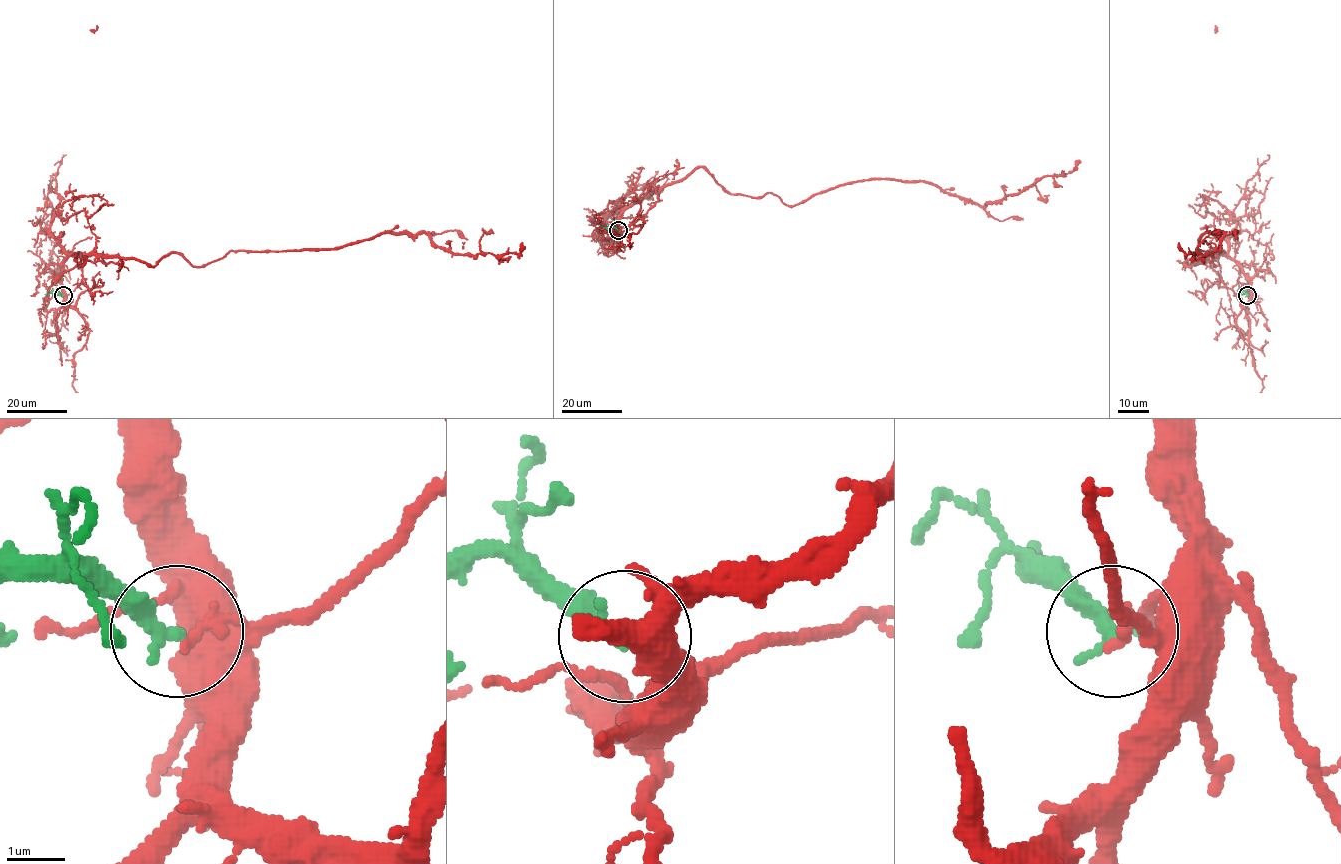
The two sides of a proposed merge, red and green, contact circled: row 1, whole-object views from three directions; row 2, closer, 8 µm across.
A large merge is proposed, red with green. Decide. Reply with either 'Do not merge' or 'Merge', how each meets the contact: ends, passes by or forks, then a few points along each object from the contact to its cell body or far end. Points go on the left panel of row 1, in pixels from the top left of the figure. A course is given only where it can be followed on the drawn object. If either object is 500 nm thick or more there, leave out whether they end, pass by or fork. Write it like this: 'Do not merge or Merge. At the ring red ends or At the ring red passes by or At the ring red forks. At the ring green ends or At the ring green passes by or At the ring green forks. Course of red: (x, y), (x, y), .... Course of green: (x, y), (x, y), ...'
Do not merge. At the ring red ends. At the ring green ends. Course of red: (63, 295), (70, 255), (205, 266), (385, 233), (474, 255), (523, 242). Course of green: (63, 295), (56, 292), (45, 294)

